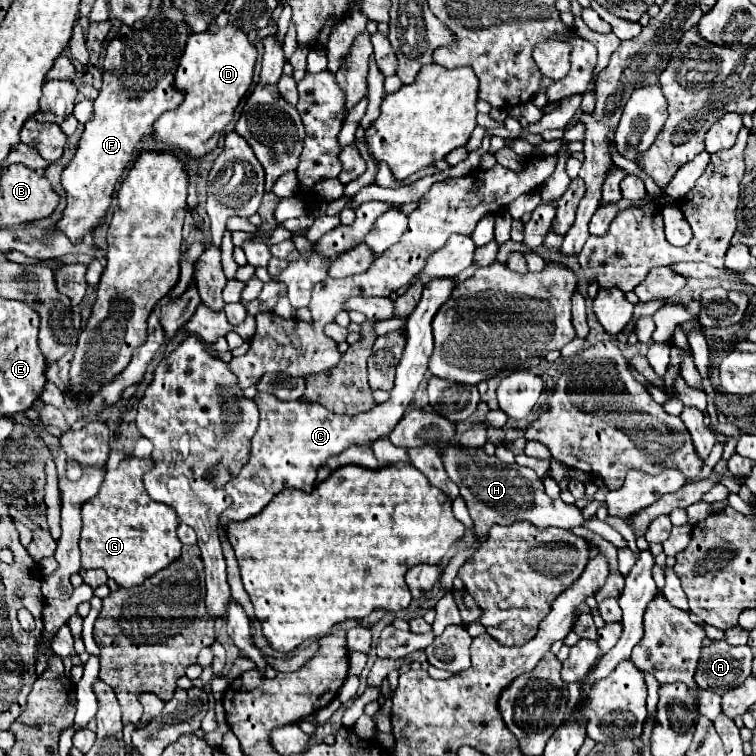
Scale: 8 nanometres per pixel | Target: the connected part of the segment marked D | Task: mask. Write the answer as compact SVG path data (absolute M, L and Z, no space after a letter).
M212 21L212 27L208 27L208 33L192 33L188 37L184 55L180 59L180 67L176 71L176 87L184 93L184 101L176 109L162 113L160 119L154 123L154 137L160 143L172 149L186 149L192 157L204 157L216 147L220 133L232 121L240 99L248 93L252 85L252 75L256 65L256 47L248 41L248 35L242 29L236 29L232 23L218 27L216 21Z

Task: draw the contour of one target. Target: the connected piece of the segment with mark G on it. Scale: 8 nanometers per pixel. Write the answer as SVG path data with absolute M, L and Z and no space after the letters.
M122 459L116 469L106 471L98 495L82 505L82 567L104 569L120 587L142 585L156 571L180 557L182 543L176 535L178 517L174 509L154 503L142 485L142 475L152 469L152 465L152 459Z

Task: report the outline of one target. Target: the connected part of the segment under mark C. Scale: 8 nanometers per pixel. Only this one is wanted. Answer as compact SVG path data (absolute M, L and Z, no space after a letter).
M438 279L430 281L424 287L422 299L406 323L406 347L396 367L394 389L390 391L390 399L386 403L380 403L374 409L358 415L336 415L320 403L308 401L306 397L298 401L280 401L270 393L254 395L254 401L260 409L260 427L252 437L250 463L242 467L238 477L234 477L226 485L226 491L232 497L232 507L224 509L224 513L220 515L220 521L224 525L228 525L230 521L246 521L248 517L258 515L272 501L272 497L284 489L300 489L310 493L316 483L316 473L328 457L340 455L352 445L370 447L374 441L384 439L388 437L388 433L392 433L392 429L398 425L400 417L412 403L414 393L428 369L428 359L434 347L432 319L442 303L450 299L452 285L454 279Z

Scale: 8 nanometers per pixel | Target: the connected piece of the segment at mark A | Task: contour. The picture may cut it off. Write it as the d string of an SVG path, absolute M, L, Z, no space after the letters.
M710 641L704 645L700 665L696 667L698 689L726 691L740 687L752 669L752 649L732 647L726 641Z

